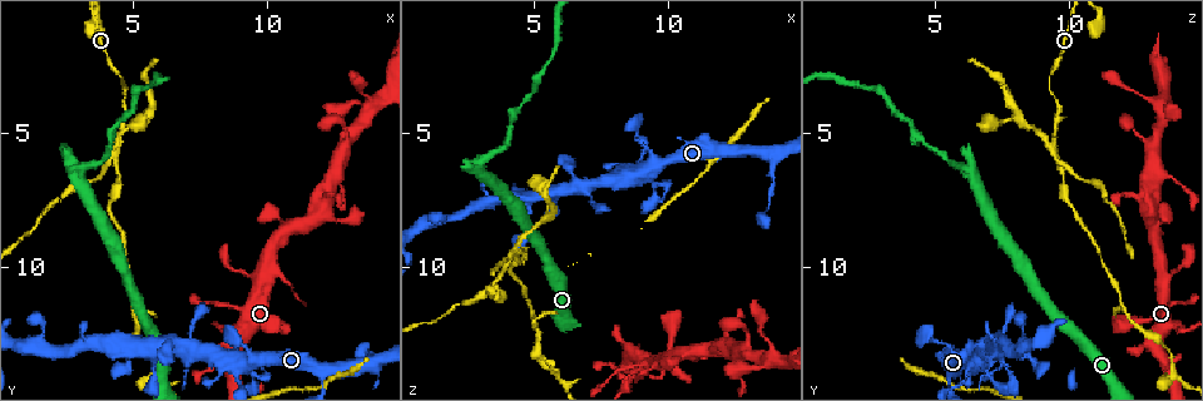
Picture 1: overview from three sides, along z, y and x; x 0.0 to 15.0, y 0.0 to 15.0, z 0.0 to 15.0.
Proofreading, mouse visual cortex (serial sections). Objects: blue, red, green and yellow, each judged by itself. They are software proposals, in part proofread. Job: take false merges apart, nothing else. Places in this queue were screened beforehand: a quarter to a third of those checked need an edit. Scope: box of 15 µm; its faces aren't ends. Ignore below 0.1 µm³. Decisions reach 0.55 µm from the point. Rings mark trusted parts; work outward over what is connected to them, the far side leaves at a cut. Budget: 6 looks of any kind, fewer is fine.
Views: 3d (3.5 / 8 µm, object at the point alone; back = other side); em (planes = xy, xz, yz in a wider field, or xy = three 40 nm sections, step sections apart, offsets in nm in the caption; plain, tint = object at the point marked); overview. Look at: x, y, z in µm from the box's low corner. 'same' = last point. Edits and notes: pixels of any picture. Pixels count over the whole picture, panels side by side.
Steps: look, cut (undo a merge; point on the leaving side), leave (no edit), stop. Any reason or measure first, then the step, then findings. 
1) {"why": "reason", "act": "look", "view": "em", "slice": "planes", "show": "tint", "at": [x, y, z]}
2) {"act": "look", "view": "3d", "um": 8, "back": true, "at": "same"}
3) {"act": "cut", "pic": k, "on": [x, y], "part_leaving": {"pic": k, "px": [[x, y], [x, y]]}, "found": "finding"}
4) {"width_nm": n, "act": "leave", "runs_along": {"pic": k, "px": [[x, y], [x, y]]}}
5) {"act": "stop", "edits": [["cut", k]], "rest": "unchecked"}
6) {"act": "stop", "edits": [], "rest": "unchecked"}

{"why": "thick turns thin", "act": "look", "view": "3d", "um": 3.5, "at": [9.6, 14.2, 7.2]}

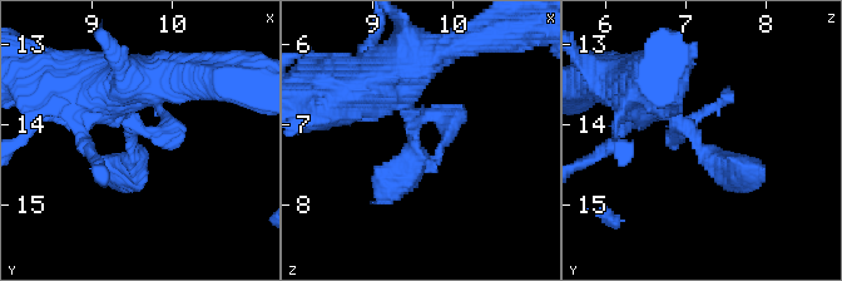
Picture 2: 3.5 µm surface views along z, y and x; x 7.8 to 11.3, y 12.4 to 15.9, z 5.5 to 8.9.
{"act": "look", "view": "em", "slice": "xy", "step": 2, "show": "tint", "at": [9.50, 14.25, 7.25]}

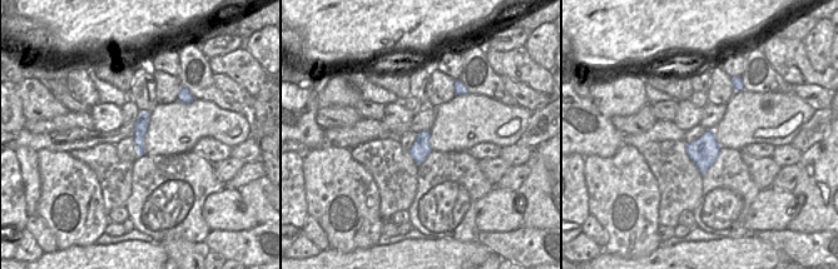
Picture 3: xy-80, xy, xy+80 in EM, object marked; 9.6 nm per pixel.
{"act": "leave", "runs_along": {"pic": 2, "px": [[639, 89], [712, 158], [763, 169]]}, "found": "all the same cell"}

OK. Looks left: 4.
{"why": "thick turns thin", "act": "look", "view": "3d", "um": 3.5, "at": [3.0, 6.7, 6.4]}

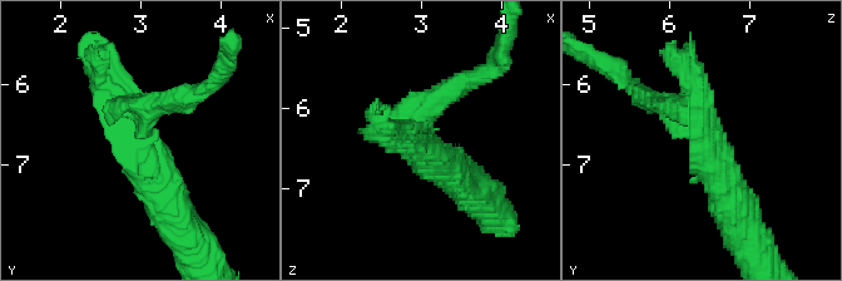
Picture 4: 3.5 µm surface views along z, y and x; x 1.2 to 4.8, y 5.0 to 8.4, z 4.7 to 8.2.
{"why": "shape alone is not enough", "act": "look", "view": "em", "slice": "xy", "step": 1, "show": "plain", "at": [2.95, 6.80, 6.50]}

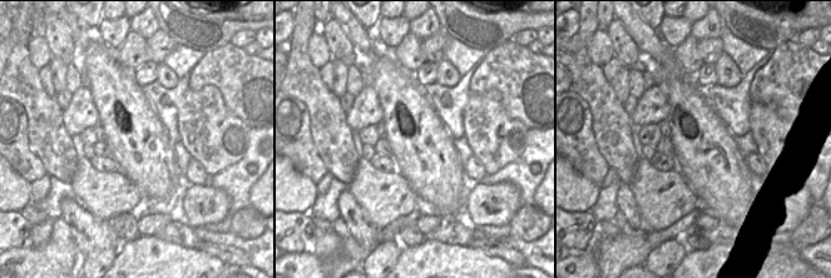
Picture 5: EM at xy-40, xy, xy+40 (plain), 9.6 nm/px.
{"act": "look", "view": "em", "slice": "xy", "step": 1, "show": "tint", "at": "same"}

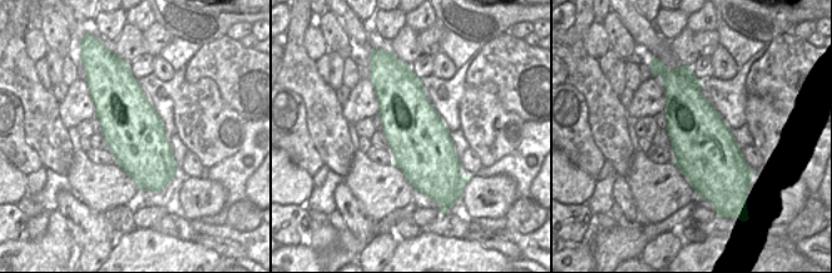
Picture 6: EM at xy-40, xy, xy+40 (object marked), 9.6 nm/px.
{"arms": 3, "arm_widths_nm": [250, 300, 500], "act": "cut", "pic": 4, "on": [442, 87], "part_leaving": {"pic": 4, "px": [[425, 129], [429, 103], [498, 64]]}, "found": "two cells meet here"}

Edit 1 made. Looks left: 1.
{"why": "small branch off a trunk", "act": "look", "view": "3d", "um": 3.5, "at": [4.8, 12.9, 7.7]}

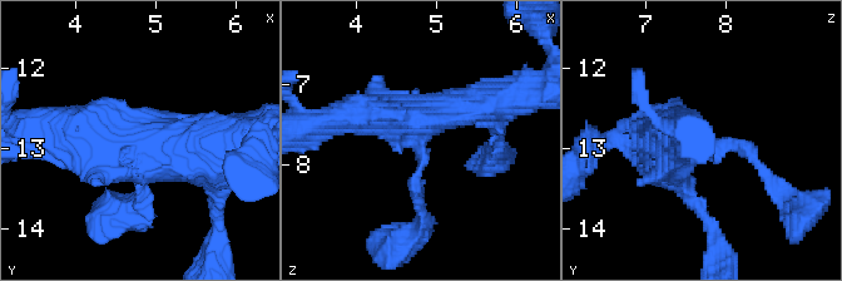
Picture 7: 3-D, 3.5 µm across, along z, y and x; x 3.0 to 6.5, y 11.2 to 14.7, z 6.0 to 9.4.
{"act": "leave", "runs_along": {"pic": 7, "px": [[499, 98], [422, 118], [333, 121]]}, "found": "one cell here"}

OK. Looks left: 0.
{"act": "stop", "edits": [["cut", 4]], "rest": "unchecked"}

